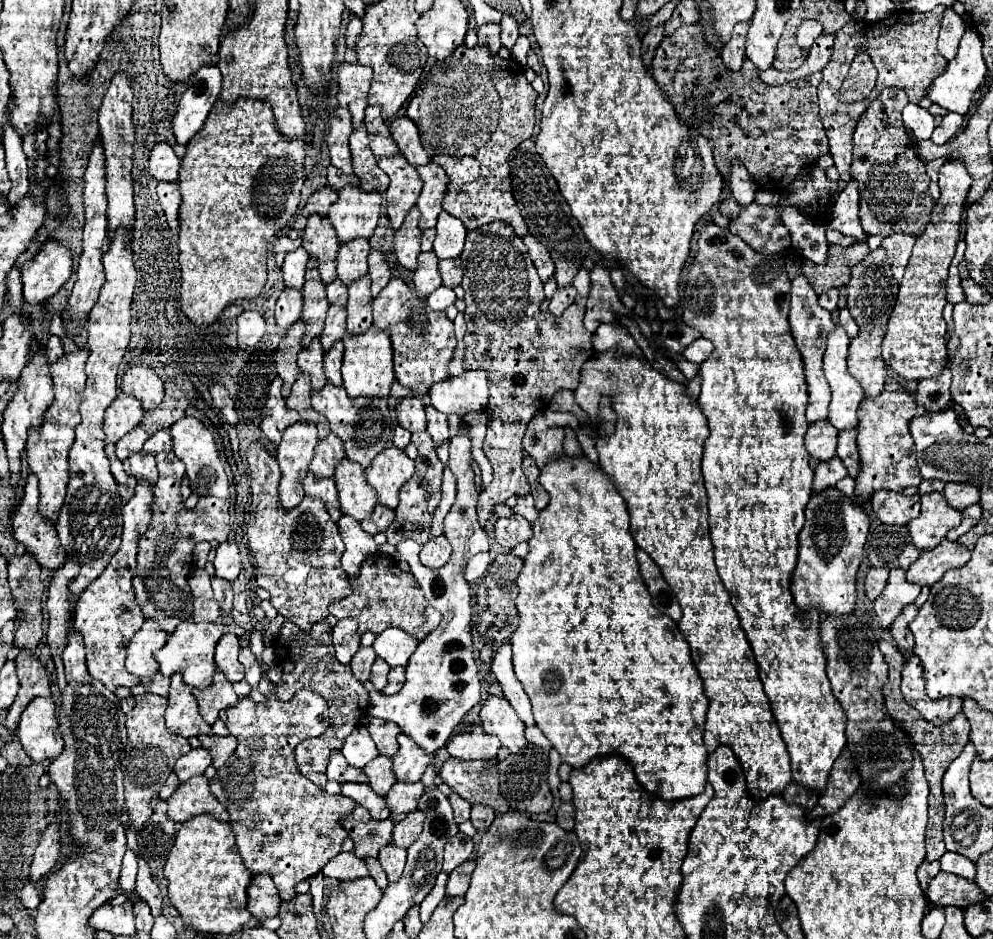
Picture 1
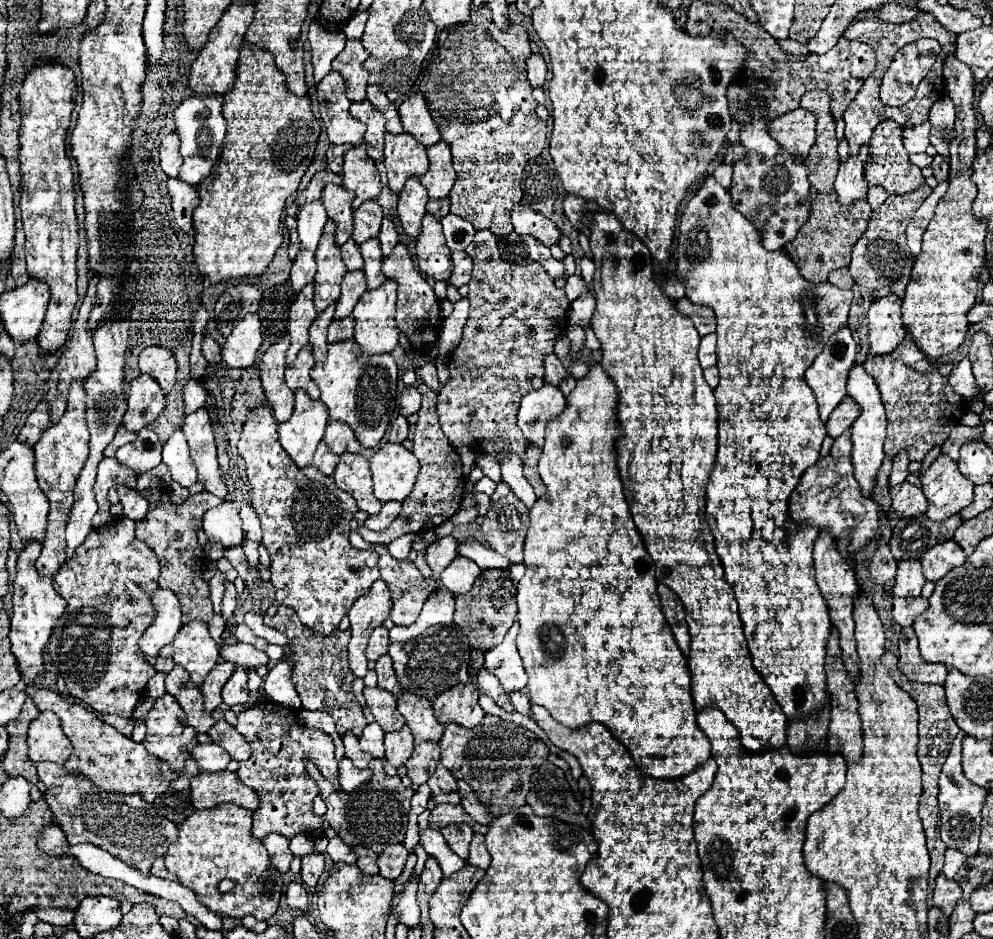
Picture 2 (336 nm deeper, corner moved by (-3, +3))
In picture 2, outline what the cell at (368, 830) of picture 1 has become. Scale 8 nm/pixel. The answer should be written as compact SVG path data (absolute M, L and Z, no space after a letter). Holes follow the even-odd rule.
M372 760L368 768L372 770L372 780L356 788L356 792L344 792L342 788L332 786L328 780L324 780L324 776L320 776L316 764L308 764L308 774L312 776L312 780L316 780L320 796L326 802L328 812L324 818L344 840L344 844L366 846L376 854L380 854L388 844L398 844L404 840L408 828L410 798L414 796L414 788L404 786L400 782L400 776L388 776L382 768L382 760Z

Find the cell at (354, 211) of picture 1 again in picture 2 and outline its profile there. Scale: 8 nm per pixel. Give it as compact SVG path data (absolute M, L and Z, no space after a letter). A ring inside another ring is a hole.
M358 144L344 152L344 188L356 194L352 208L358 208L366 200L380 196L380 174L374 160L366 154L366 144Z

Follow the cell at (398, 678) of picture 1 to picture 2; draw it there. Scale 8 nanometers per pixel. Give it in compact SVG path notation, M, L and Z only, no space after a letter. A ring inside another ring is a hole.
M456 624L446 626L438 636L432 636L432 638L418 636L416 640L408 640L408 642L392 642L388 648L388 654L394 660L394 670L400 686L416 696L434 700L438 694L452 688L454 684L470 682L470 676L468 676L470 644Z

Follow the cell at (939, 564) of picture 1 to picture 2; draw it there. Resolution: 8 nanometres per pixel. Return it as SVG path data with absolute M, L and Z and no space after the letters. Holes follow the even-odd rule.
M954 540L940 542L932 550L924 552L924 556L922 556L924 578L938 582L942 576L946 576L946 572L950 572L956 566L962 566L964 560L966 560L966 556Z

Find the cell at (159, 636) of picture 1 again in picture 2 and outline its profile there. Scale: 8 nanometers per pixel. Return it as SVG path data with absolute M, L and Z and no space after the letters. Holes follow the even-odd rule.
M156 588L152 596L152 606L156 610L156 616L140 638L140 650L150 658L158 656L158 650L170 644L182 626L180 604L176 594L164 588Z

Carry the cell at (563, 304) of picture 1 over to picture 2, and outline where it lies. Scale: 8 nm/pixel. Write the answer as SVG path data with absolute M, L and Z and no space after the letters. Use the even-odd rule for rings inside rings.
M574 274L574 276L568 276L568 282L566 282L566 296L570 302L574 302L578 296L582 296L586 292L586 282L582 280L582 276Z

